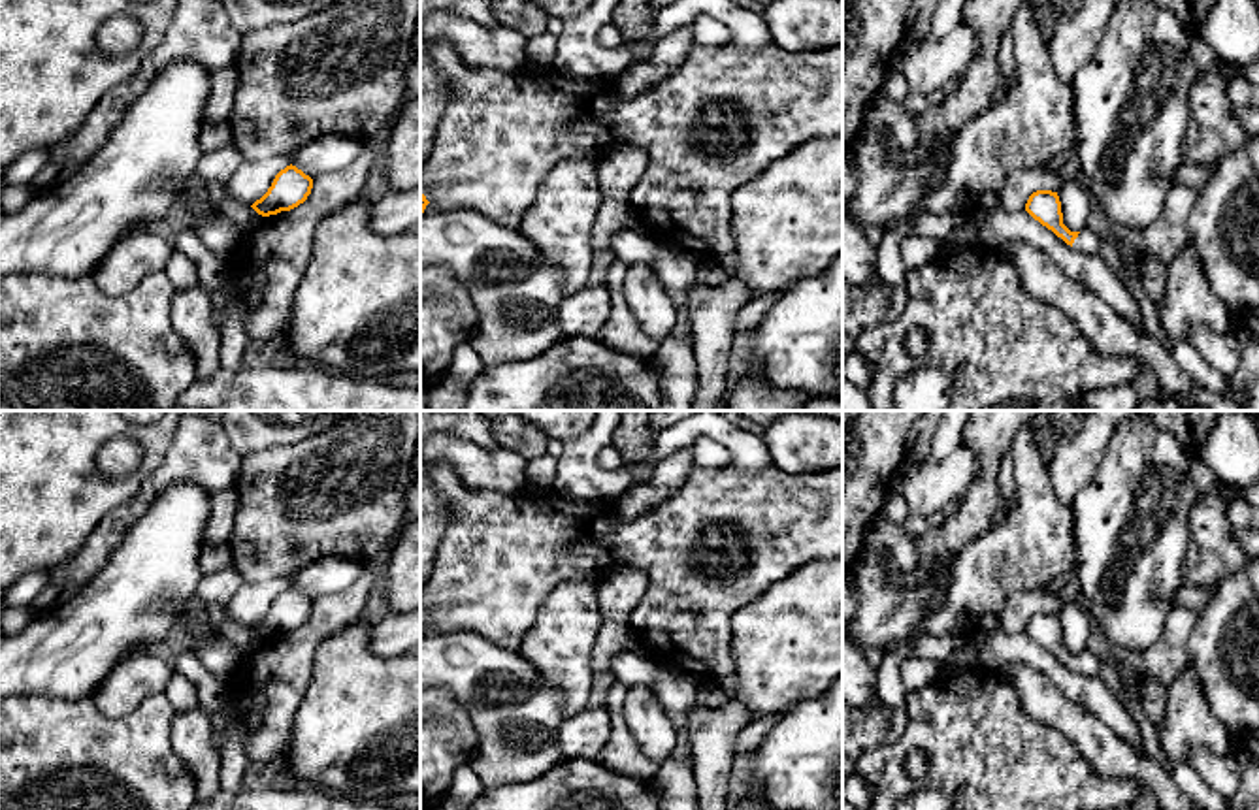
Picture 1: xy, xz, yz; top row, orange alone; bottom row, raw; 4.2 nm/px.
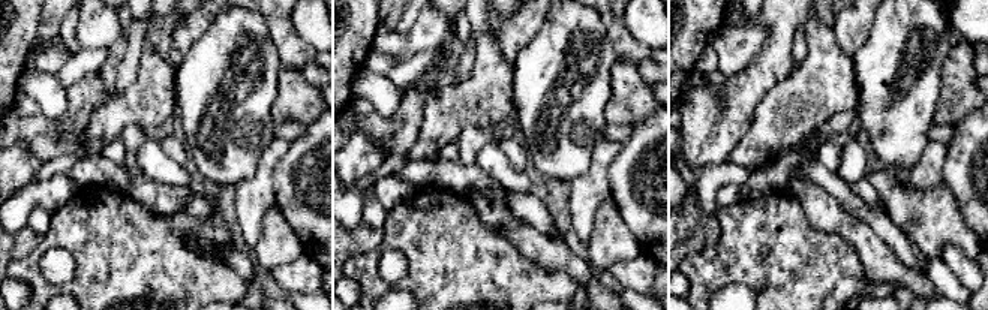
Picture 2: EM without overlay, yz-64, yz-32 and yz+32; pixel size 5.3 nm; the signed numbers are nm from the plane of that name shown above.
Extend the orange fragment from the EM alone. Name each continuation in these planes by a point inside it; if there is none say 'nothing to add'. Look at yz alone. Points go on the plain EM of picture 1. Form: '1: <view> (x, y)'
1: yz (1086, 664)

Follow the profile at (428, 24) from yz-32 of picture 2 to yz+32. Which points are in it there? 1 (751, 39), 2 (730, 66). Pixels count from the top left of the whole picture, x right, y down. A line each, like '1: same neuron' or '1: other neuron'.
1: same neuron
2: same neuron

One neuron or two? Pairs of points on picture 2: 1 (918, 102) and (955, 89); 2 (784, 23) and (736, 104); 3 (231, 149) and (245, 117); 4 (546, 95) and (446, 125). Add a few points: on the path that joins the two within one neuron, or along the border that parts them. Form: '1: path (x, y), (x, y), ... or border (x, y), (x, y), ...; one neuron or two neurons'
1: border (942, 81), (943, 84); two neurons
2: path (780, 42), (774, 62), (751, 84); one neuron
3: path (231, 141), (231, 131), (237, 125); one neuron
4: border (513, 69), (514, 116); two neurons

